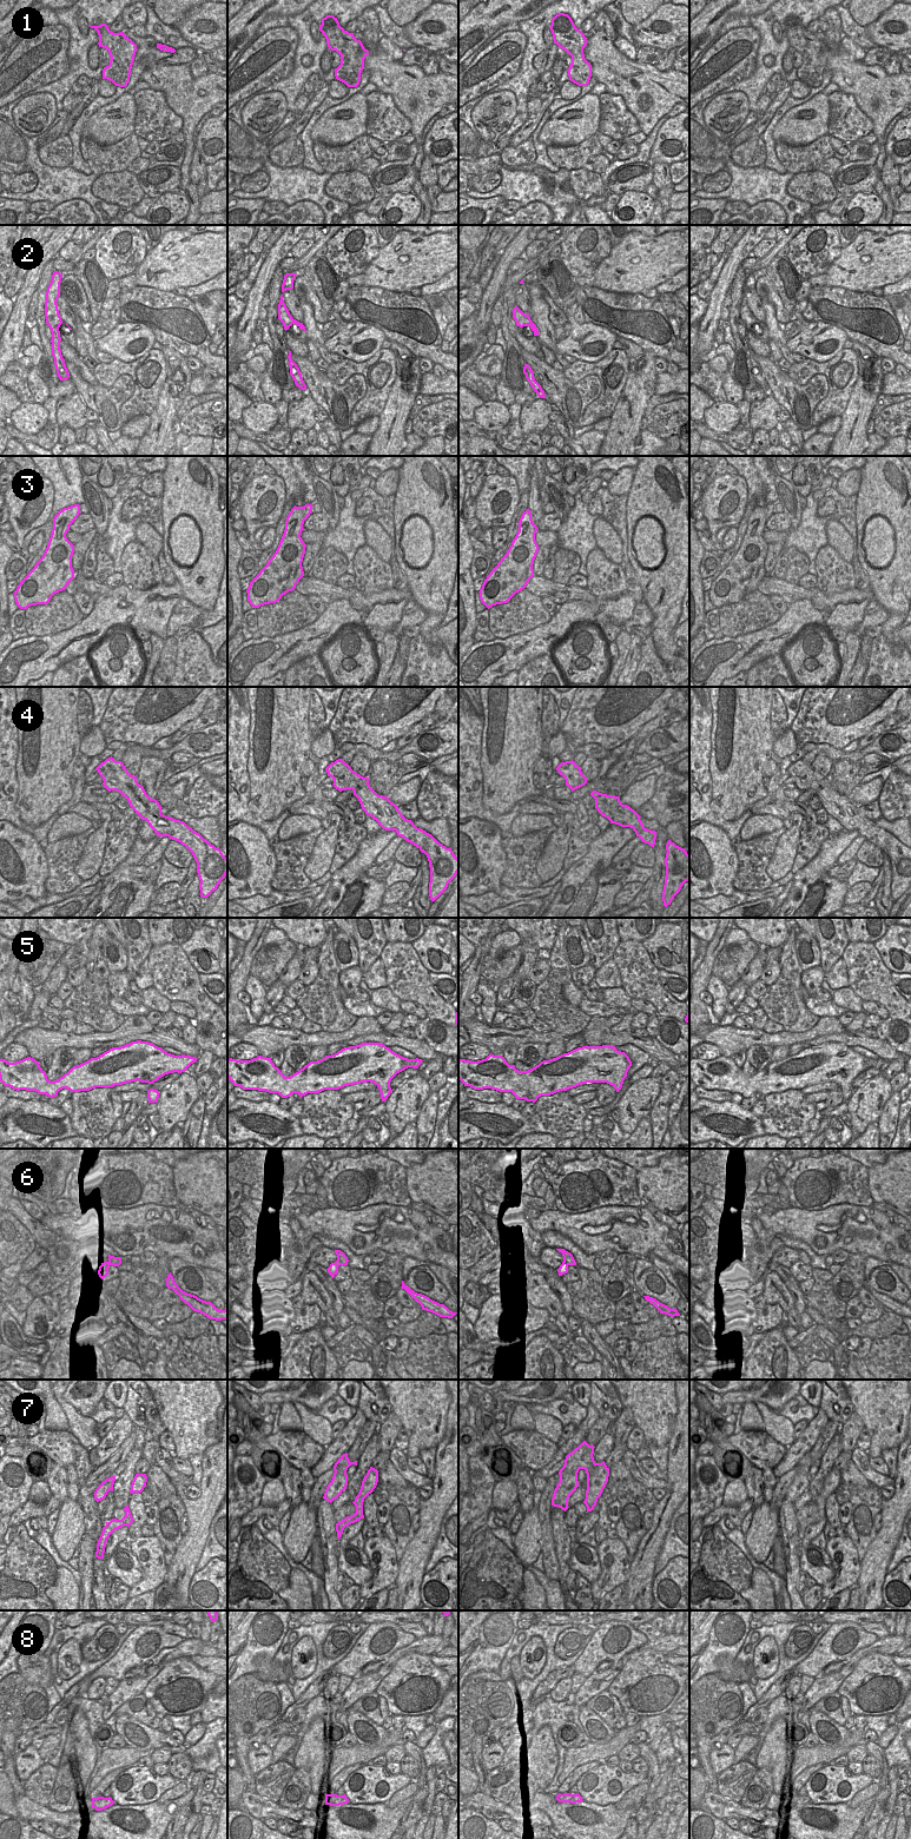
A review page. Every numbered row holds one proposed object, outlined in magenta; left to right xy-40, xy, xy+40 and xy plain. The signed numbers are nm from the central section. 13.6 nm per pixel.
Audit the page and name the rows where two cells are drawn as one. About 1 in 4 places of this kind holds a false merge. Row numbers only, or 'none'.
2, 8

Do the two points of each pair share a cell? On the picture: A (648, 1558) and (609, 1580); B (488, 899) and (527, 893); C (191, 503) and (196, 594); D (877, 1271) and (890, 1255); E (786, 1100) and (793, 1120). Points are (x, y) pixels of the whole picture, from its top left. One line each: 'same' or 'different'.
A: different
B: same
C: same
D: different
E: same

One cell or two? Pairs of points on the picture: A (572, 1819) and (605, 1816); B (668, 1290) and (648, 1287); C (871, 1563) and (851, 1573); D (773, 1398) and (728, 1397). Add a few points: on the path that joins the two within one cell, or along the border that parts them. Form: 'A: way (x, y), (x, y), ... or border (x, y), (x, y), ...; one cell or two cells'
A: way (580, 1819), (596, 1819); one cell
B: way (664, 1290), (653, 1287); one cell
C: border (862, 1561), (859, 1578), (856, 1583); two cells
D: way (763, 1397), (739, 1397); one cell

